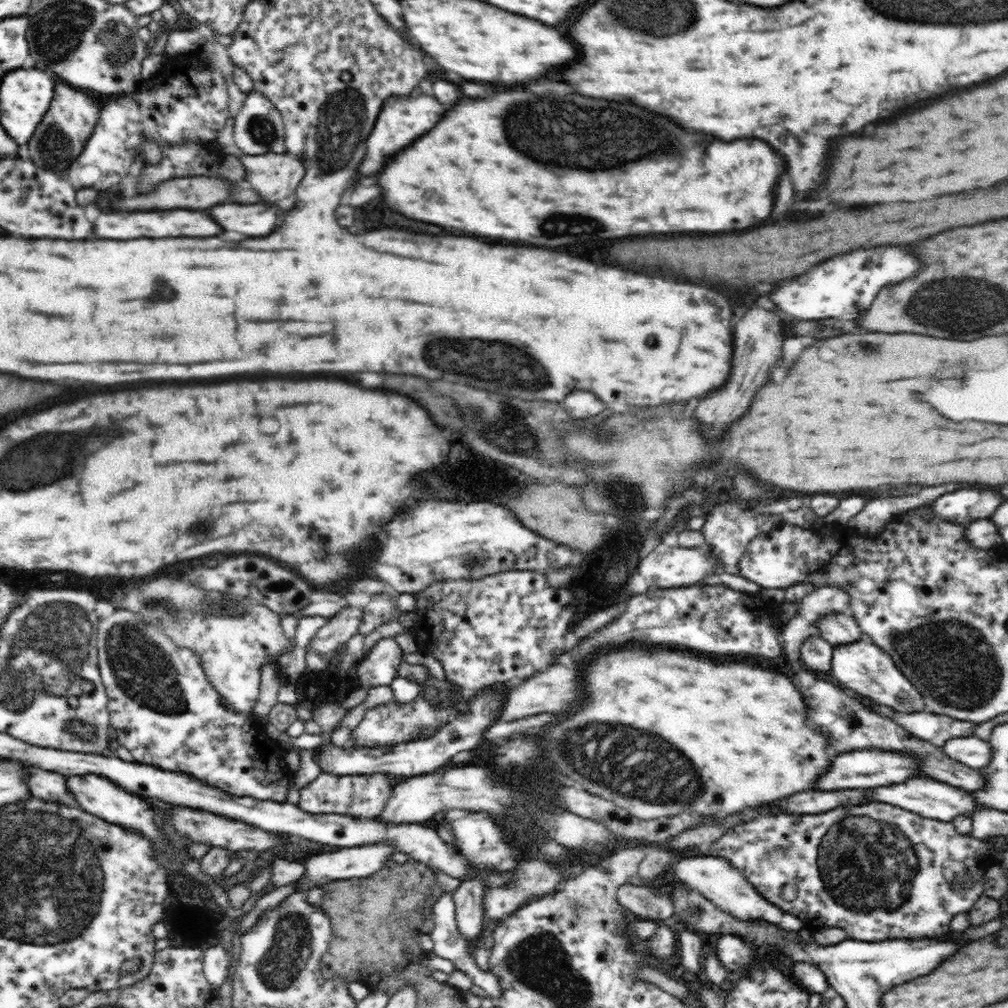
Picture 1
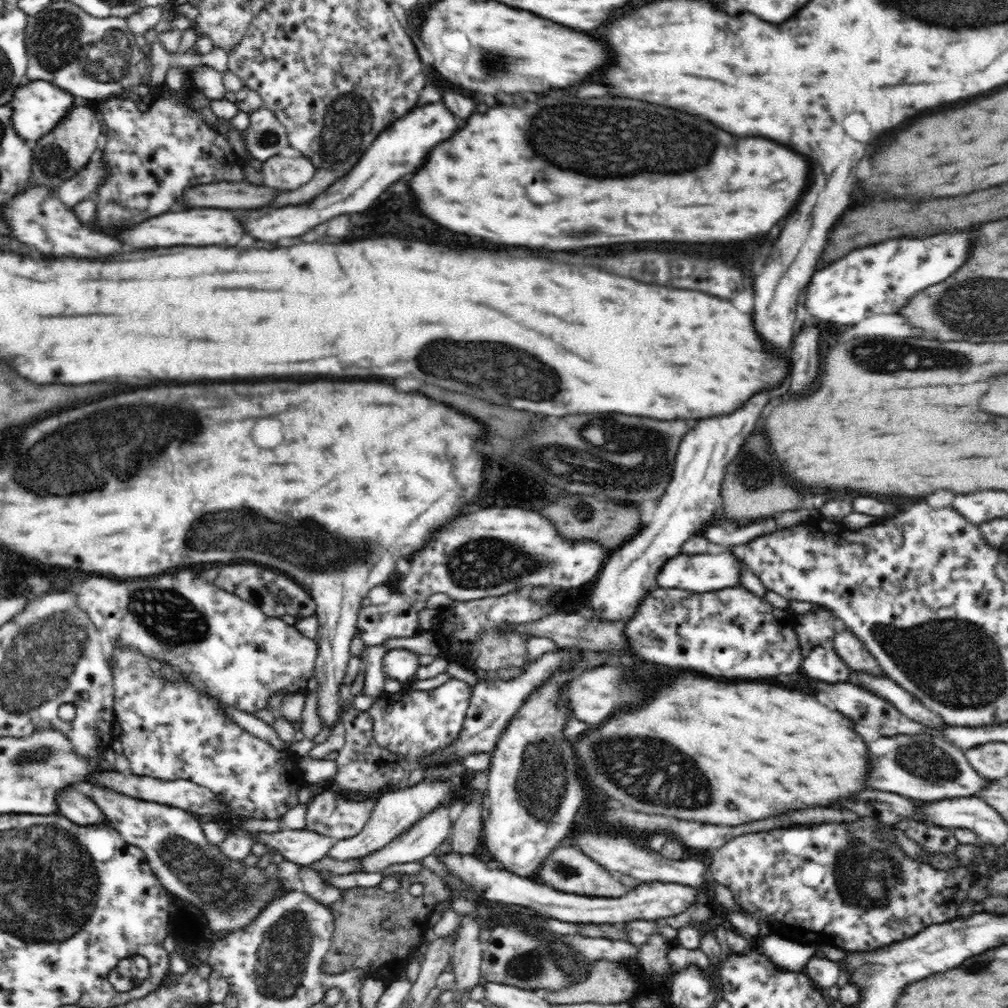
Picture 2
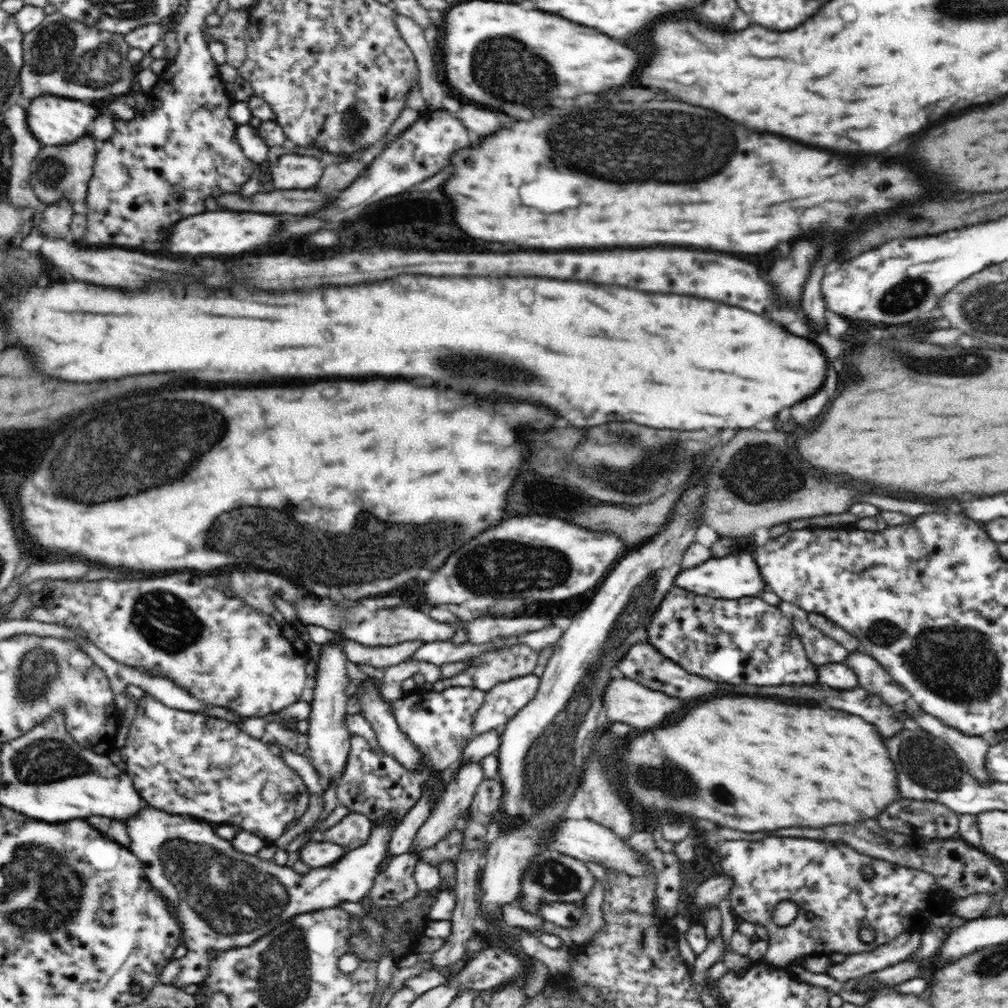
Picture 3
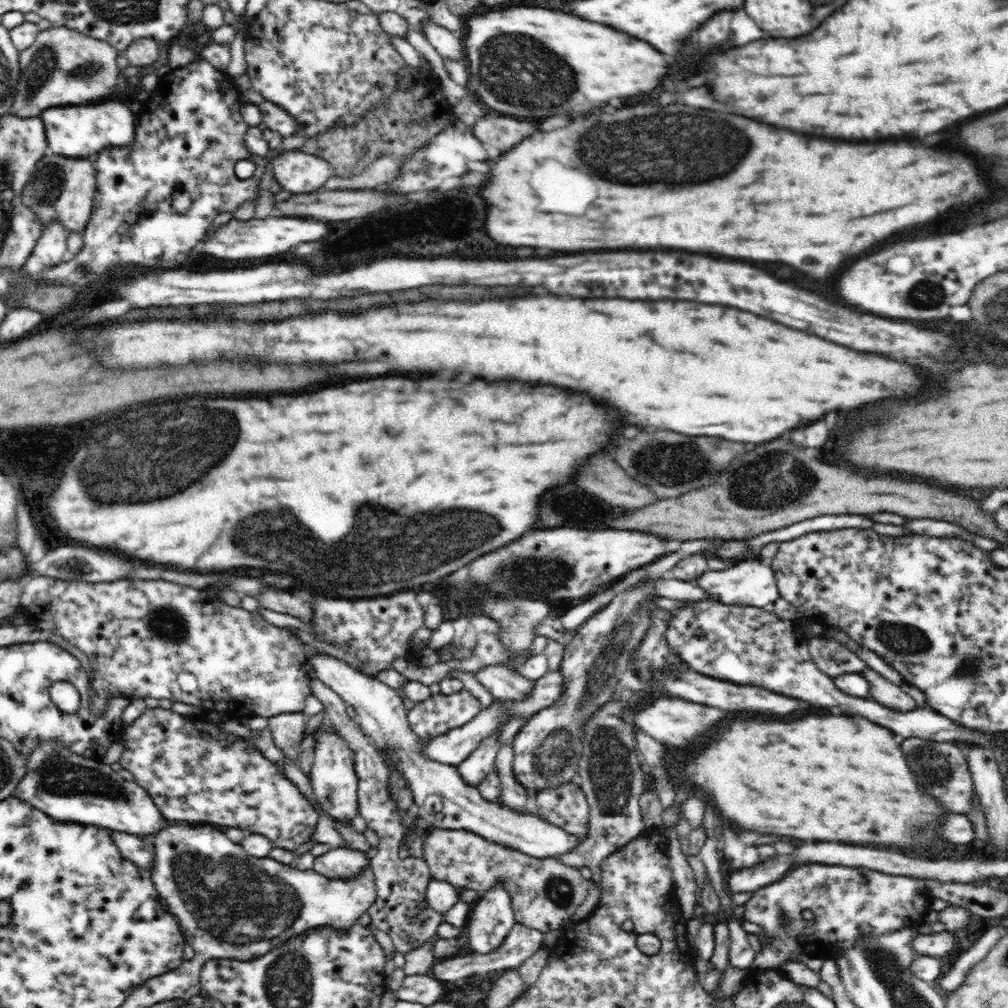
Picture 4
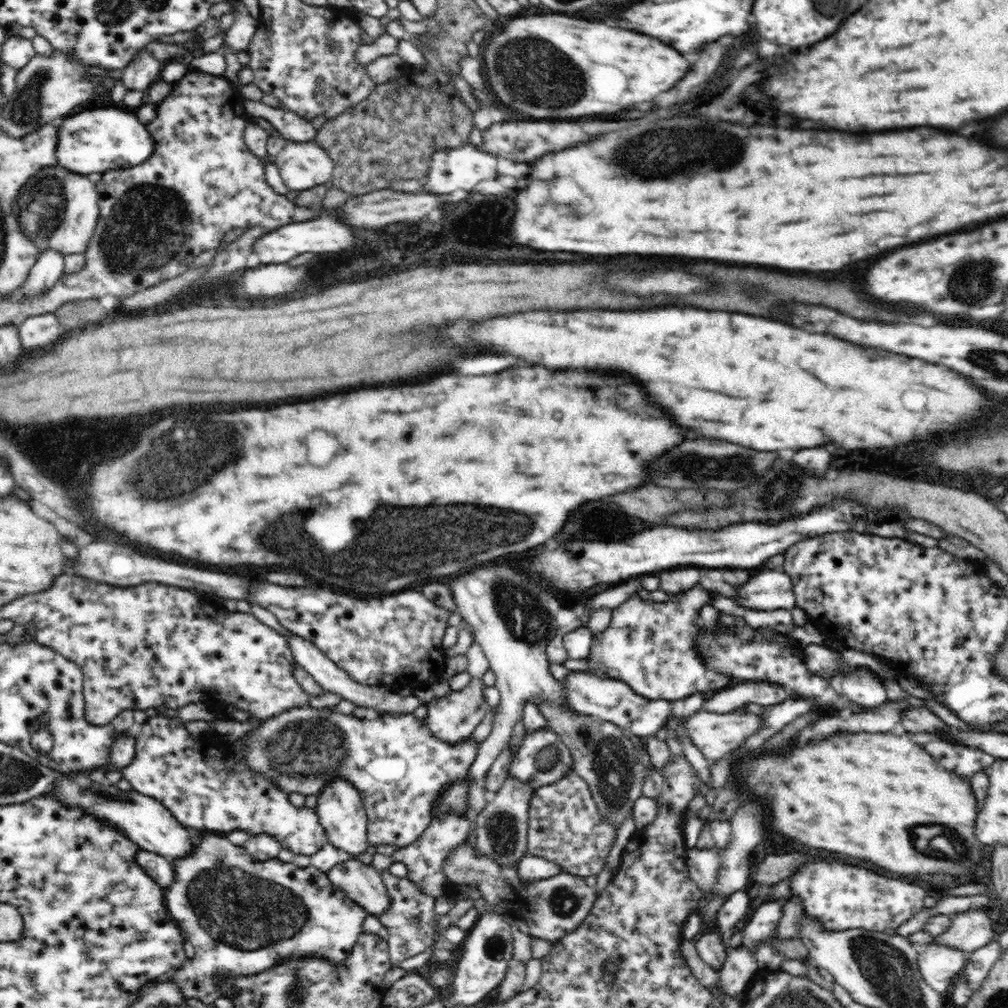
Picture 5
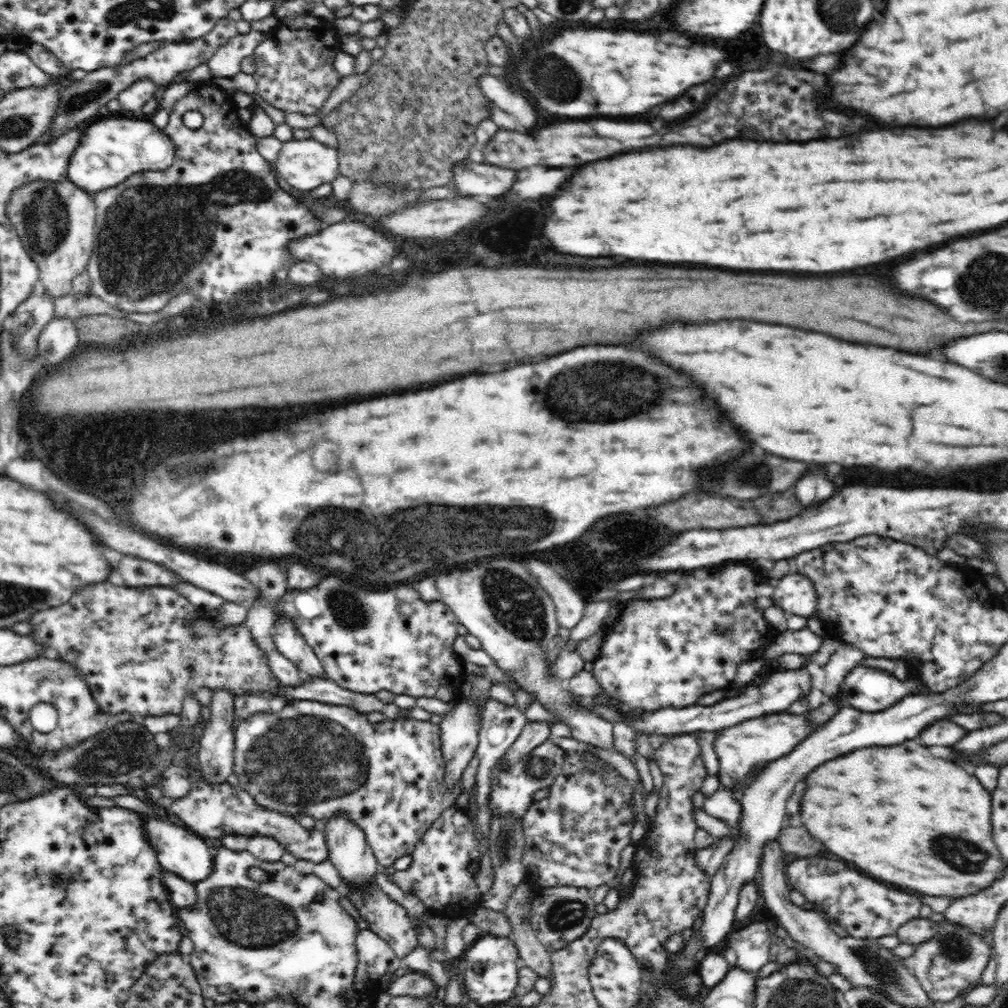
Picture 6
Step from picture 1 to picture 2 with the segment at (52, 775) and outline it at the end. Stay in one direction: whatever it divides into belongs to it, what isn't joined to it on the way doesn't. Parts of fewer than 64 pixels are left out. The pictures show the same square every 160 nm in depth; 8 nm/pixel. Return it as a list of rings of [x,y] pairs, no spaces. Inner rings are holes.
[[[68,786],[68,788],[62,788],[60,792],[56,796],[58,814],[69,818],[80,826],[108,824],[102,809],[92,801],[88,793],[83,792],[83,789]],[[60,792],[64,792],[64,794],[60,794]]]

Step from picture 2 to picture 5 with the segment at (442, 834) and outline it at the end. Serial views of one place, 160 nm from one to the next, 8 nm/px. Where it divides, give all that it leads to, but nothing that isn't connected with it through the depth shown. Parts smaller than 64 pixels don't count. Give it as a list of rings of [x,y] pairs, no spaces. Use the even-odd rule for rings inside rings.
[[[496,564],[478,568],[448,584],[456,610],[466,627],[476,638],[484,655],[486,667],[496,675],[495,688],[500,692],[500,701],[495,707],[493,727],[485,742],[477,750],[477,756],[468,772],[475,780],[485,780],[487,772],[500,752],[511,740],[514,725],[523,714],[526,703],[551,702],[563,710],[575,712],[566,701],[564,686],[552,675],[547,649],[550,640],[556,637],[556,616],[565,604],[560,604],[544,584],[528,578],[520,570],[508,564]]]

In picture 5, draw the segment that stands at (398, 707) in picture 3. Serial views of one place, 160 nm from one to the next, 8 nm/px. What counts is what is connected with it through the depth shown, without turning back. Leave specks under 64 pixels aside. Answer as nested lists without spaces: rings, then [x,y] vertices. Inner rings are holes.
[[[475,642],[472,644],[472,647],[466,652],[466,660],[471,662],[473,666],[473,675],[472,675],[472,682],[466,686],[466,688],[462,688],[462,690],[459,691],[452,691],[440,698],[434,698],[430,702],[426,703],[426,707],[428,709],[427,711],[427,717],[422,720],[424,724],[426,724],[426,727],[428,727],[428,730],[431,732],[432,735],[435,736],[435,738],[438,738],[442,741],[445,741],[446,743],[450,745],[460,745],[461,743],[464,743],[467,739],[470,739],[472,736],[472,732],[476,730],[476,726],[482,722],[482,719],[484,716],[486,716],[486,710],[489,708],[488,703],[486,702],[486,699],[484,699],[484,689],[486,688],[482,681],[482,671],[480,668],[482,668],[482,665],[486,664],[487,658],[486,655],[484,655],[484,652],[482,651],[482,648],[478,643]]]

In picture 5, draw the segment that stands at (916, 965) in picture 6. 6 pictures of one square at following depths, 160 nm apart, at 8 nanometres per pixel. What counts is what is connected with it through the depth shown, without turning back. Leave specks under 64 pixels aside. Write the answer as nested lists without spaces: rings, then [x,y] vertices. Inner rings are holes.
[[[933,942],[918,954],[917,961],[926,984],[947,997],[952,984],[963,972],[968,956],[962,950]]]

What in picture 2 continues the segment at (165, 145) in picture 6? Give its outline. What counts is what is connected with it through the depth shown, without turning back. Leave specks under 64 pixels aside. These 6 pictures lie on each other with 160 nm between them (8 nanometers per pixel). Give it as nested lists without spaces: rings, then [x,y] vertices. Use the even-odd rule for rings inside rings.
[[[30,80],[28,84],[16,88],[9,104],[12,106],[12,123],[16,134],[32,145],[36,140],[50,135],[62,123],[74,106],[74,98],[47,80]]]

